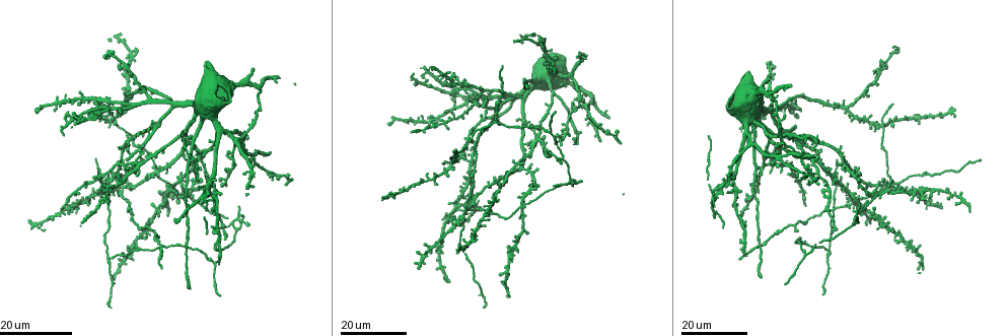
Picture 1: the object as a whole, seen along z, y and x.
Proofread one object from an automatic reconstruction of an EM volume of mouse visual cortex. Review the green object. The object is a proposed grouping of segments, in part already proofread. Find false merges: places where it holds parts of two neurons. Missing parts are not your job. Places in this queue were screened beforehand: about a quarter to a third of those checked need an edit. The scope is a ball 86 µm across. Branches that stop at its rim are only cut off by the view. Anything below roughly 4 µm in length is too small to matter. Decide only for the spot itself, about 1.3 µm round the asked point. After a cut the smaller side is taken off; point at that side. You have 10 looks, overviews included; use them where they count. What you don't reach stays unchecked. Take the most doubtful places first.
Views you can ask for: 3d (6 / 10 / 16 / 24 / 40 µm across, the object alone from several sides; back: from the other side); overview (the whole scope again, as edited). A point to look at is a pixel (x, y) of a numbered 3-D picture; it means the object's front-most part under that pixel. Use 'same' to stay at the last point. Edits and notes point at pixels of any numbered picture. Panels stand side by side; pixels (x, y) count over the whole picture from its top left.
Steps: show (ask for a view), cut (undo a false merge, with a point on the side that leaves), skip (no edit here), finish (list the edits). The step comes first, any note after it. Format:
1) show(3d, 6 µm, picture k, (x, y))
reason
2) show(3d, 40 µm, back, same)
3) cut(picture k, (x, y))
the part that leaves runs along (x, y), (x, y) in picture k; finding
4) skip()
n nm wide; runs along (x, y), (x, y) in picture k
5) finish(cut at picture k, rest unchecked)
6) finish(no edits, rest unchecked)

show(3d, 16 µm, picture 1, (234, 222))
looks like a crossing

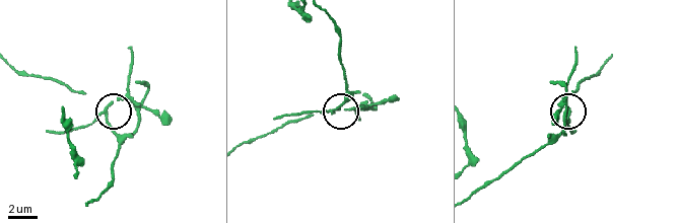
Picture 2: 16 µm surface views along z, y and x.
show(3d, 10 µm, picture 2, (331, 111))

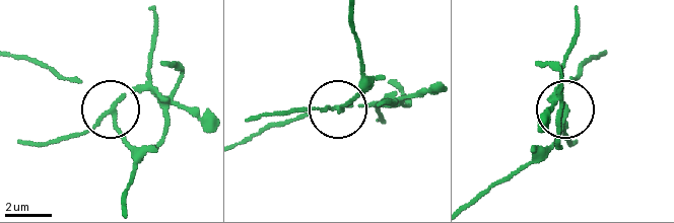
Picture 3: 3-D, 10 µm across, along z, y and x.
cut(picture 3, (143, 90))
side arm 6 µm; the part that leaves runs along (114, 106), (153, 90), (205, 118) in picture 3; a second neuron is stuck on

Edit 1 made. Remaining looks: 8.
show(overview)

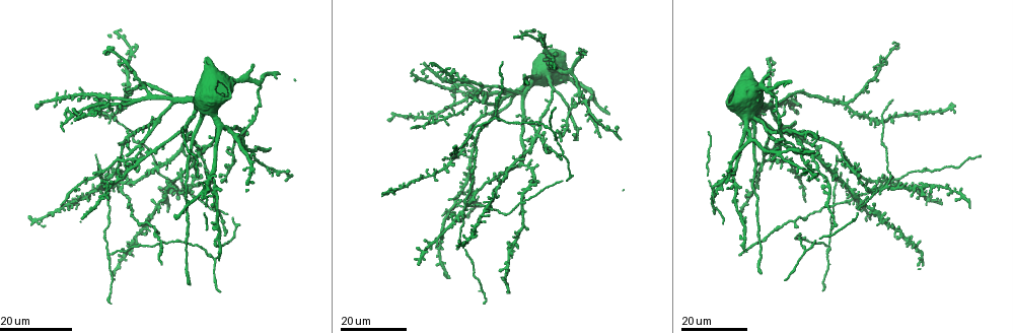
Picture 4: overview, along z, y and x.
show(3d, 16 µm, picture 4, (879, 188))
four or more arms meet

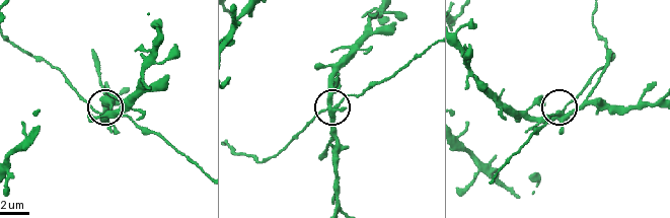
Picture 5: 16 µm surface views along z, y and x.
show(3d, 10 µm, picture 5, (557, 113))
zoom in

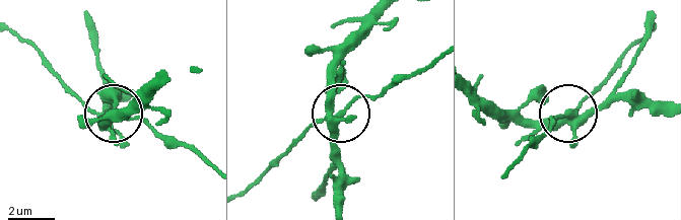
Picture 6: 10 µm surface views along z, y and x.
skip()
side arm 34 µm; runs along (372, 16), (332, 86), (332, 165) in picture 6; one neuron here

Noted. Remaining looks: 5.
show(3d, 16 µm, picture 4, (109, 252))
three arms meet

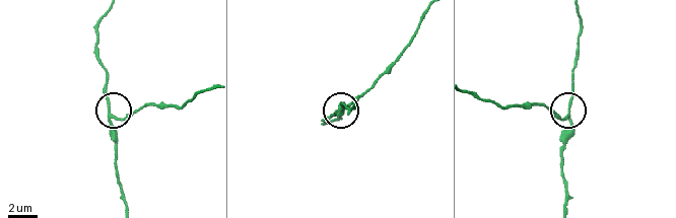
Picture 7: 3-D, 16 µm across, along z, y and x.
show(3d, 6 µm, picture 7, (115, 117))

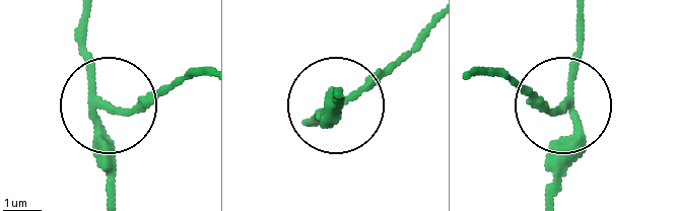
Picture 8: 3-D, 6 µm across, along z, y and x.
cut(picture 8, (114, 155))
side arm 16 µm; the part that leaves runs along (96, 101), (86, 17) in picture 8; two neurons meet here

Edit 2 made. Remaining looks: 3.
show(3d, 24 µm, picture 4, (122, 187))
two arms in line, one across

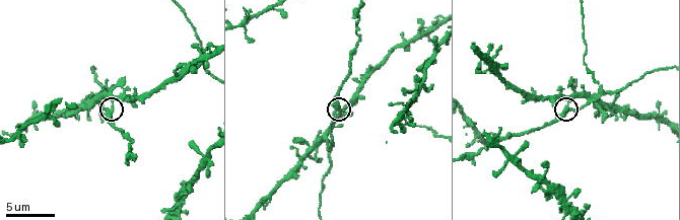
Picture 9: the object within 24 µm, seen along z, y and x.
show(3d, 10 µm, picture 9, (336, 110))
zoom in

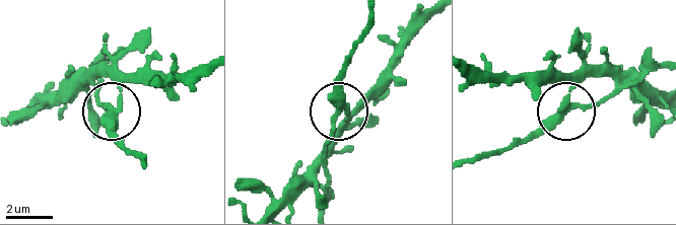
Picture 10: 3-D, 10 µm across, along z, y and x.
skip()
240 nm wide; runs along (471, 65), (558, 77), (570, 109), (626, 77) in picture 10; continuous, no second neuron

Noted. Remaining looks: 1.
finish(cut at picture 3, cut at picture 8, rest unchecked)

